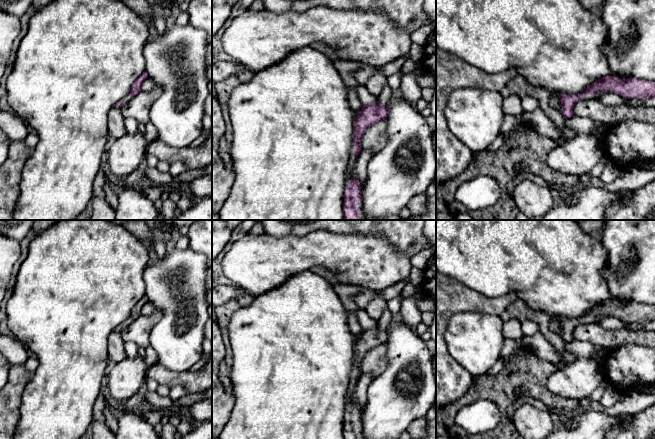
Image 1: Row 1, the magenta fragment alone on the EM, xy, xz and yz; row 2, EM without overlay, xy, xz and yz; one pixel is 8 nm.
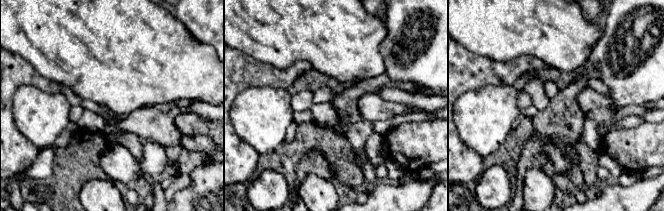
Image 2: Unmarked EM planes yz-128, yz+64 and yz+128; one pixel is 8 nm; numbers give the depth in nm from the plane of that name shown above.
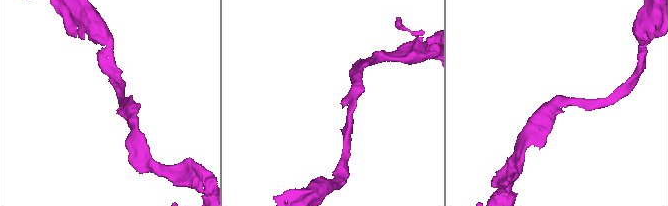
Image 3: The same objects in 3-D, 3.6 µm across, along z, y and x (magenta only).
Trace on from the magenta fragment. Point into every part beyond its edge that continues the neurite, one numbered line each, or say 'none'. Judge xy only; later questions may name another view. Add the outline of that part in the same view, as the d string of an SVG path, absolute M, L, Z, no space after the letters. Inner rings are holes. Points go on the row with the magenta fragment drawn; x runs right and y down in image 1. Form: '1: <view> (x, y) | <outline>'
1: xy (127, 98) | M127 94L123 99L121 99L120 101L118 101L115 104L115 107L117 107L118 109L122 109L123 106L128 103L134 96L131 96L130 94Z

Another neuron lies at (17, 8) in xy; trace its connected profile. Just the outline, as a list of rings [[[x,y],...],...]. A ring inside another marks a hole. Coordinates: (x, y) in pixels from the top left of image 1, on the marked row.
[[[0,0],[0,11],[21,17],[31,7],[33,0]]]

